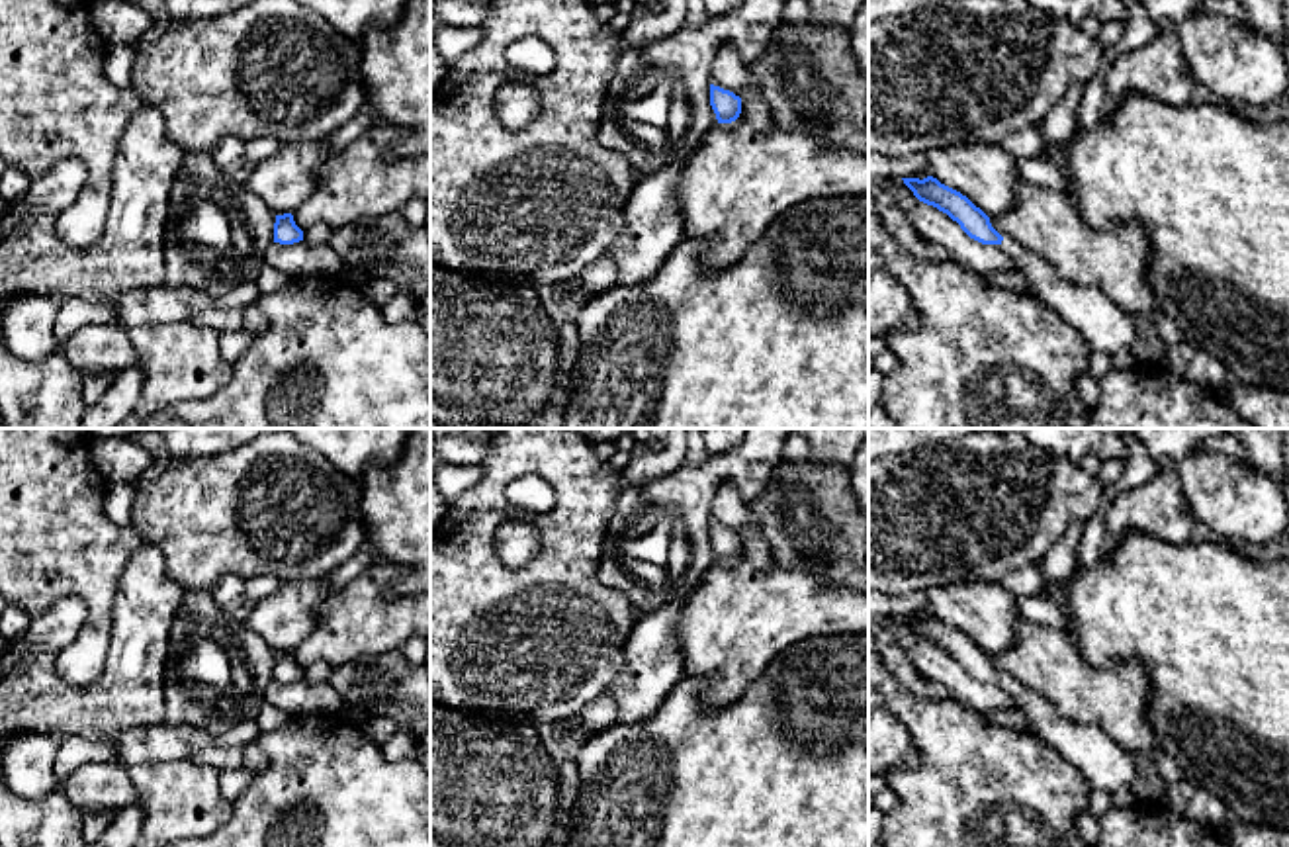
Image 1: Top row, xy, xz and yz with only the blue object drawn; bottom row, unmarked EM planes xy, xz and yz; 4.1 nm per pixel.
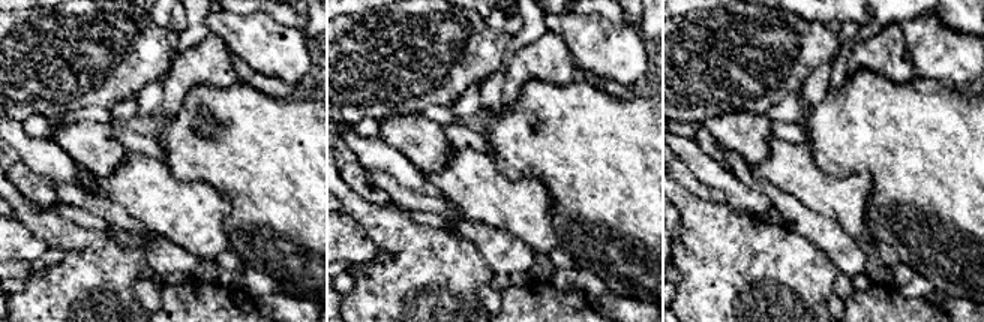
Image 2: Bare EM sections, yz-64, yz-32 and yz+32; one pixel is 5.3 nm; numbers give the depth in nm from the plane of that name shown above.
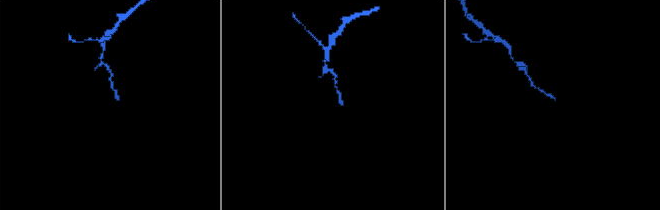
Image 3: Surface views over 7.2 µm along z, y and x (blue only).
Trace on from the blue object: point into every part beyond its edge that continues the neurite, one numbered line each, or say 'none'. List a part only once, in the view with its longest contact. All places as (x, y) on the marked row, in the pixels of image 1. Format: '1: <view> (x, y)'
1: yz (1108, 329)

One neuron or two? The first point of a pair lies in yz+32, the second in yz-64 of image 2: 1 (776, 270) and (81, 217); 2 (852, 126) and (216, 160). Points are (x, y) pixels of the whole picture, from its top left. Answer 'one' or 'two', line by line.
1: two
2: one

